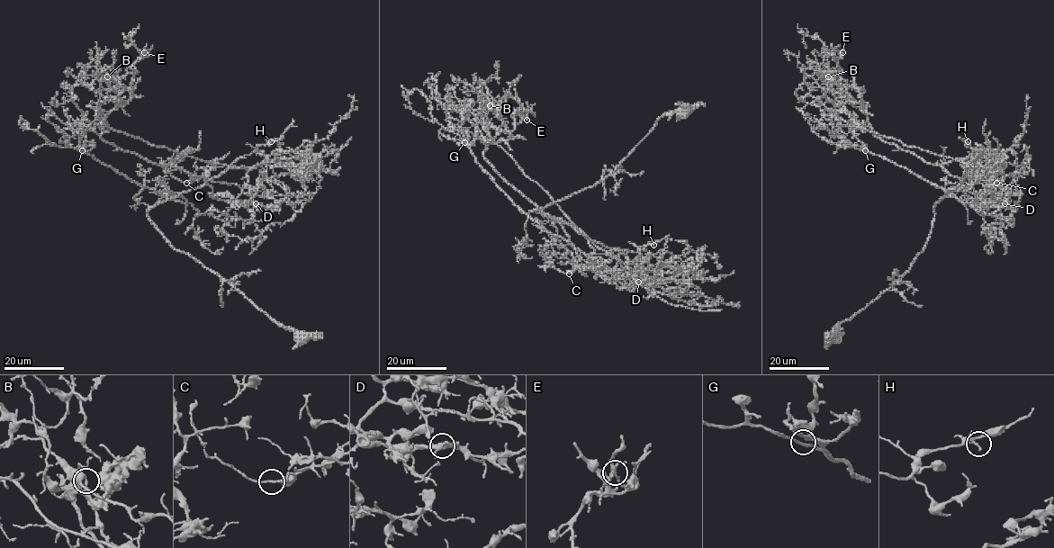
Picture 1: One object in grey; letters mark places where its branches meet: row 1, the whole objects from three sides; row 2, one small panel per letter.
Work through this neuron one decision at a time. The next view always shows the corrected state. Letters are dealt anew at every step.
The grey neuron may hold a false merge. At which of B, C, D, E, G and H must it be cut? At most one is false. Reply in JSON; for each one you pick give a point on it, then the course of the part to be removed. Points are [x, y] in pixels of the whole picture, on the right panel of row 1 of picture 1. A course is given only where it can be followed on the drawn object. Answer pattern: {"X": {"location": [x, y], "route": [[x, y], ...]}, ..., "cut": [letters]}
{"B": {"location": [828, 76], "route": [[829, 76], [824, 81], [833, 96], [866, 130], [975, 165], [991, 168], [1001, 160], [1028, 166], [1032, 175]]}, "cut": ["B"]}

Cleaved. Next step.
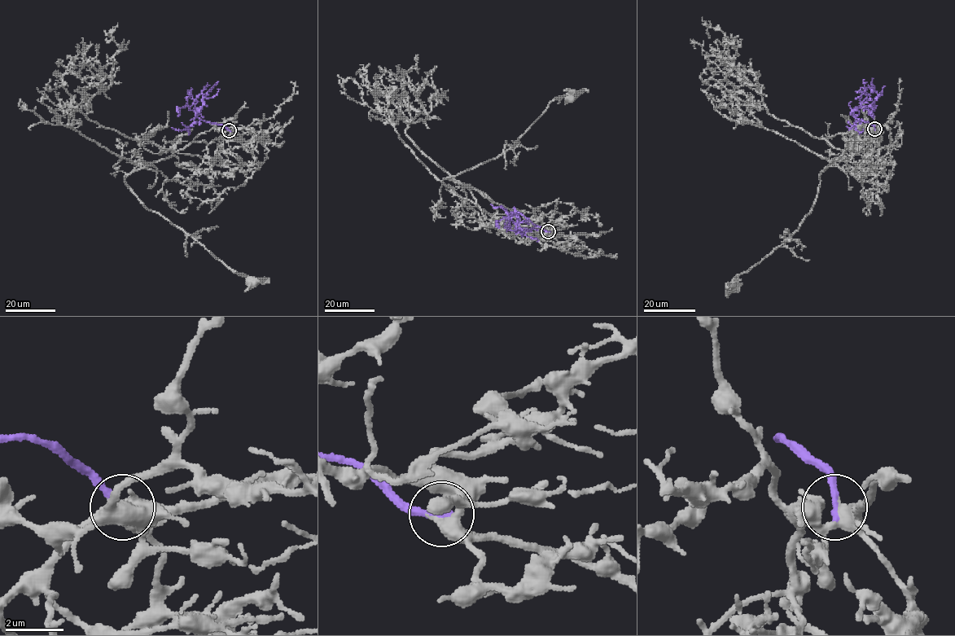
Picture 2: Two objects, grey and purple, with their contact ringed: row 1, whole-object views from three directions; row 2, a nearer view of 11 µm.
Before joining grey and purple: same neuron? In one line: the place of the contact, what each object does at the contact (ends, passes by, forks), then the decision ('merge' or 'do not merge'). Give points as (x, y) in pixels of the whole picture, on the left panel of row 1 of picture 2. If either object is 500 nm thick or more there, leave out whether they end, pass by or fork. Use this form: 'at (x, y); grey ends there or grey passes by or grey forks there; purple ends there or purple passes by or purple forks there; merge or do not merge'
at (229, 130); grey passes by; purple ends there; merge

